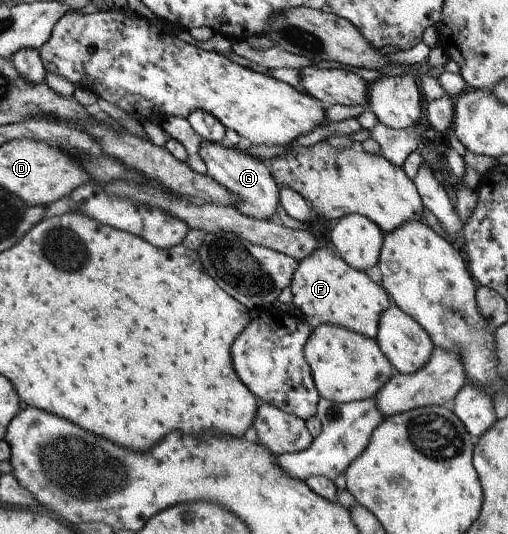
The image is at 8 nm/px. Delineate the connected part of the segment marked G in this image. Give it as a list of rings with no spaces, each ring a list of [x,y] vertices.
[[[222,140],[218,143],[202,142],[198,154],[206,165],[206,175],[212,177],[213,181],[228,189],[229,193],[237,198],[237,205],[234,208],[238,212],[258,220],[275,219],[276,206],[279,205],[278,186],[272,178],[267,164],[258,157],[247,155],[239,150]]]

